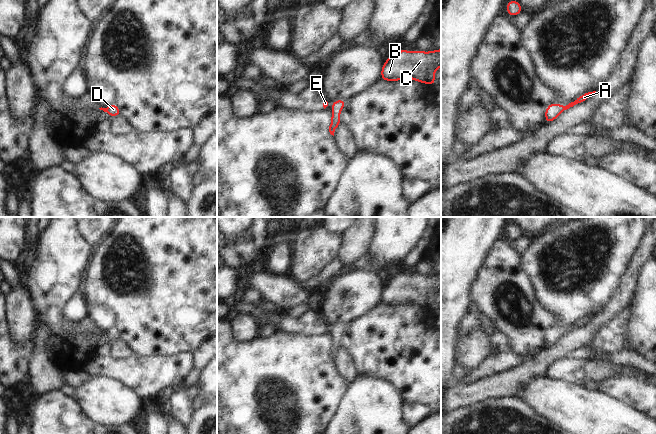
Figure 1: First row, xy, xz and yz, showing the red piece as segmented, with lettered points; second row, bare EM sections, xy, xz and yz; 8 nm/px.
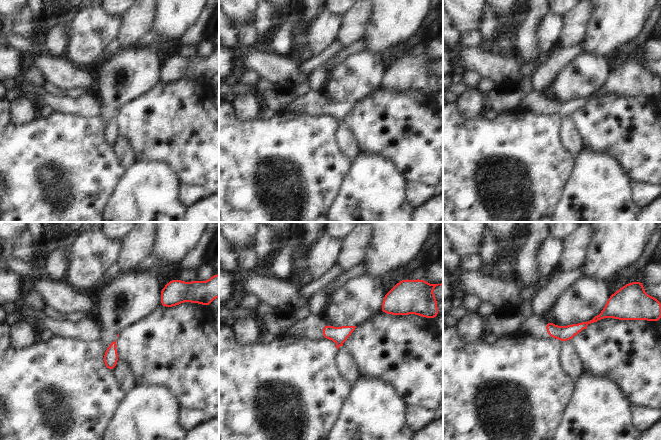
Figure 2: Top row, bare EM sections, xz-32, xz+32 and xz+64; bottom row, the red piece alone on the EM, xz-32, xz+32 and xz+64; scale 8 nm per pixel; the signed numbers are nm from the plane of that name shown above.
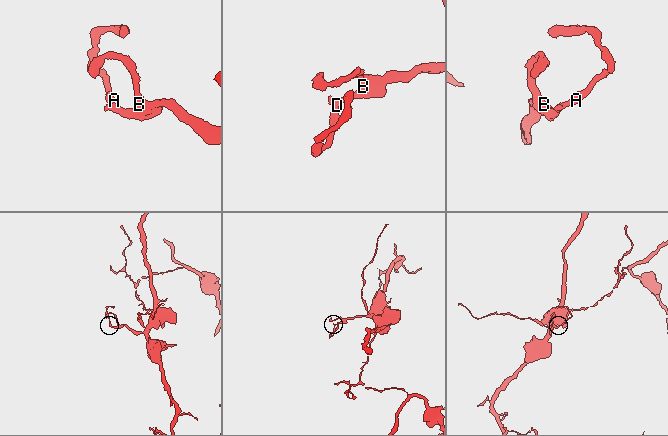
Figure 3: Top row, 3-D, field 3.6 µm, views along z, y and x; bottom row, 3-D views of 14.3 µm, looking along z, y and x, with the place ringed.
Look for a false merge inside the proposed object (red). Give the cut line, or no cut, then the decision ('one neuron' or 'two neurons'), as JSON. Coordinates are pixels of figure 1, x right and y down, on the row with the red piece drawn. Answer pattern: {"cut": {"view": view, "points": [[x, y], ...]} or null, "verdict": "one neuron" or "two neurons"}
{"cut": null, "verdict": "one neuron"}

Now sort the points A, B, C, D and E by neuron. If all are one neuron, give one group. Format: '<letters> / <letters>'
A B C D E

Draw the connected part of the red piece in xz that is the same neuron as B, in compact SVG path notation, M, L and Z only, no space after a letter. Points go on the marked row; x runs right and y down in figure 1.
M441 49L435 51L399 50L390 55L381 69L384 81L400 81L405 78L435 86L435 71L441 67Z

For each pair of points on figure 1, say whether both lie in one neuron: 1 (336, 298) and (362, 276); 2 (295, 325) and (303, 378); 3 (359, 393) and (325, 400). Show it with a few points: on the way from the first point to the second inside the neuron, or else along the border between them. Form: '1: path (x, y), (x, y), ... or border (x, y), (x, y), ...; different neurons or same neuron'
1: path (341, 291), (344, 288), (350, 288), (355, 283); same neuron
2: border (277, 329), (319, 335); different neurons
3: border (347, 387), (337, 409), (330, 418); different neurons

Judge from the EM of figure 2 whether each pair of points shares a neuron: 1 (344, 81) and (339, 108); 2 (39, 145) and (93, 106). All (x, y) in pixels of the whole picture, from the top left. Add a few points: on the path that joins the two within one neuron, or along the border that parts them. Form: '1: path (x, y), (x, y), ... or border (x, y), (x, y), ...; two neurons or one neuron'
1: border (322, 91), (325, 97), (332, 102), (355, 102); two neurons
2: border (58, 111), (98, 116); two neurons

